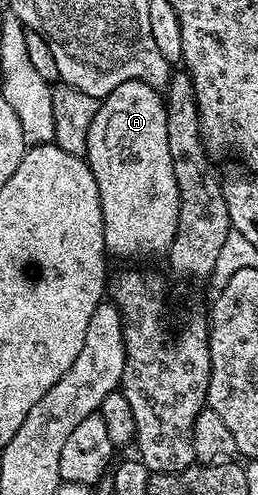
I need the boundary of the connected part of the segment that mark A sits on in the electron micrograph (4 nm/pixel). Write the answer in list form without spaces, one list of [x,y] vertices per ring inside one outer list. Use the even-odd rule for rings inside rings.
[[[123,82],[103,98],[90,124],[86,161],[98,184],[104,221],[104,249],[113,259],[167,255],[174,232],[178,232],[180,193],[178,180],[174,180],[174,164],[170,160],[170,140],[166,138],[167,115],[168,107],[161,91],[145,82]]]

